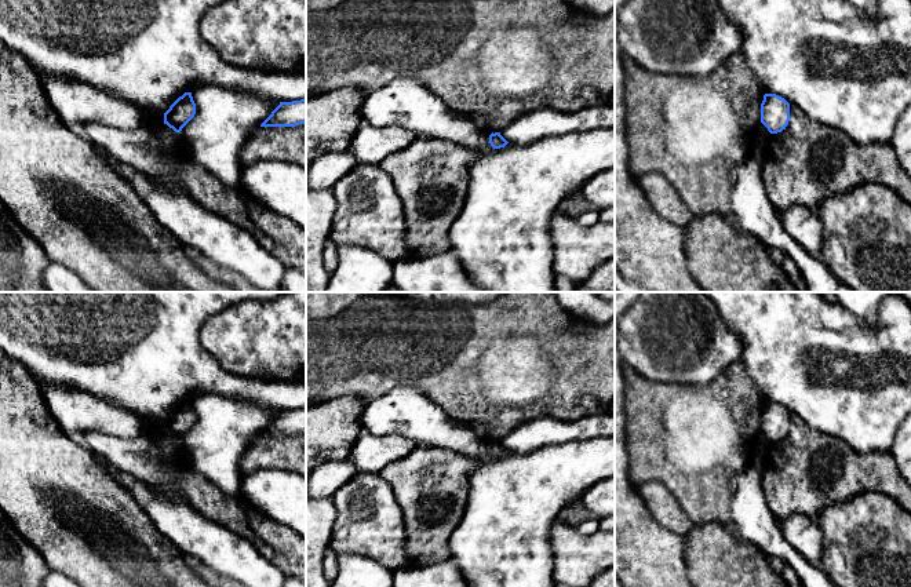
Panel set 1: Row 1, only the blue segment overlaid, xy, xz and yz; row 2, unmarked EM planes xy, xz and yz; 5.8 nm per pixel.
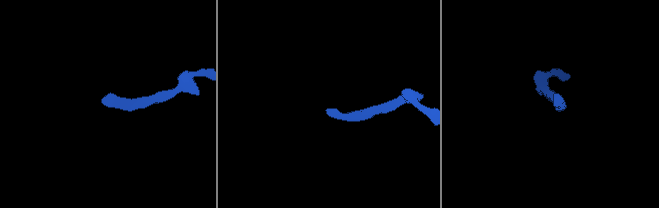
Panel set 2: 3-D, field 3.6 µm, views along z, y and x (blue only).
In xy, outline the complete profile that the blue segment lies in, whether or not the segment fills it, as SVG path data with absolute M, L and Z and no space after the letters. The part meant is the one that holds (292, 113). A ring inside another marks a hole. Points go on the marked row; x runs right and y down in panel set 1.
M306 99L280 102L260 127L295 127L306 123Z

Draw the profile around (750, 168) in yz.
M757 135L753 147L743 161L735 164L730 176L741 176L744 187L764 187L762 183L764 141Z

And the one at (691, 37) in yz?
M627 0L615 17L623 54L652 73L710 76L743 44L718 0Z

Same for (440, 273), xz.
M449 251L396 262L393 282L402 292L485 292L470 280L459 256Z

